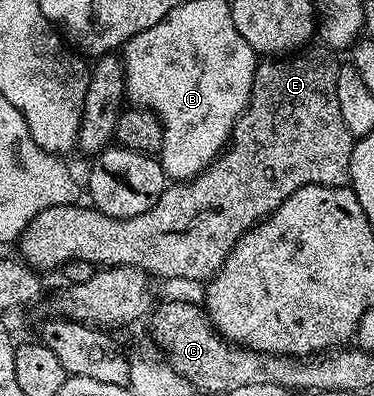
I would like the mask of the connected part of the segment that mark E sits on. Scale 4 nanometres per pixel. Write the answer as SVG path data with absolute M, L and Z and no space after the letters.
M308 46L295 54L284 54L279 58L264 58L257 63L248 105L234 126L232 139L228 141L227 148L208 167L201 170L193 180L169 183L165 187L163 194L158 198L158 202L154 202L154 206L150 206L150 210L146 210L146 214L127 216L121 220L110 218L91 206L80 208L79 203L50 206L46 210L42 210L42 214L38 214L38 218L34 218L34 222L30 222L30 226L26 226L26 230L21 234L18 241L18 249L20 248L20 252L18 252L19 259L37 270L45 270L44 268L60 270L63 269L66 262L81 260L82 262L95 264L100 268L139 268L140 271L147 272L149 277L152 278L161 276L164 280L201 280L201 282L207 282L223 266L230 254L230 250L234 250L234 246L238 241L255 224L260 223L261 220L266 220L270 213L280 206L282 202L286 202L286 198L290 198L290 194L294 194L294 190L311 184L334 186L335 188L345 187L349 183L348 175L350 174L350 158L352 157L354 138L350 134L350 130L346 130L346 122L342 122L342 109L338 107L338 70L340 64L338 60L332 57L335 55L329 49L323 46L312 47Z

